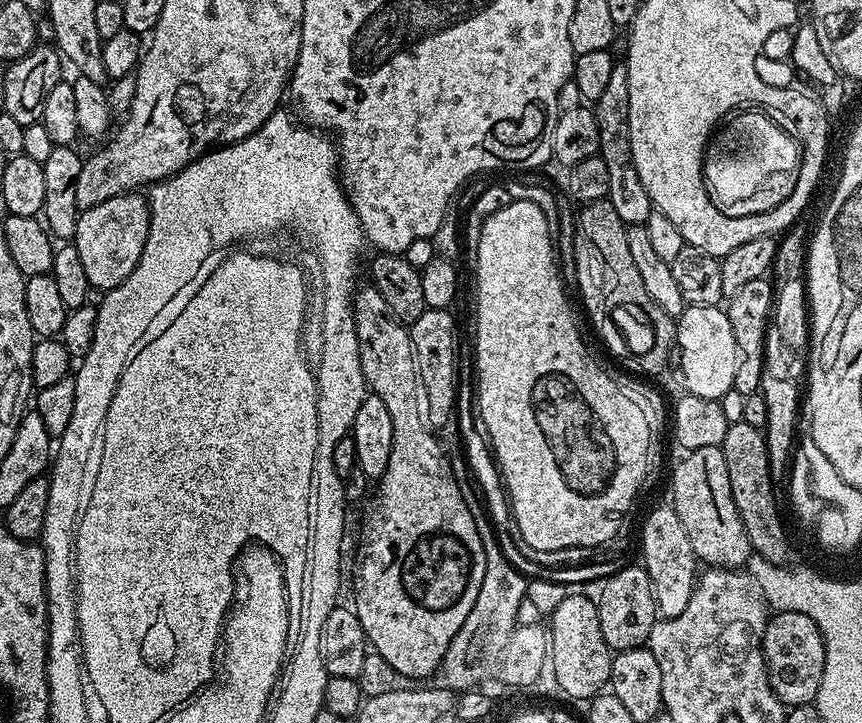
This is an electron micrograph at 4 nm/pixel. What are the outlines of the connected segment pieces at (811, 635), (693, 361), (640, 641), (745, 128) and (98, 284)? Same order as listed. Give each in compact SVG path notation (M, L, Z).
M776 612L769 619L760 649L764 652L772 696L785 706L812 704L818 694L818 686L822 686L824 663L826 662L826 646L814 618L810 618L801 612Z
M689 304L685 307L684 313L676 320L675 351L678 353L678 360L680 356L680 376L684 379L683 391L687 395L720 401L722 394L726 394L726 390L733 387L734 374L738 370L740 361L740 351L734 342L734 329L730 326L728 313L720 304L710 306Z
M639 563L622 566L599 585L596 609L600 615L602 638L613 653L647 645L648 635L658 619L657 600L647 570Z
M746 106L746 114L737 111L727 124L726 130L721 131L718 138L728 140L721 140L722 146L714 146L710 152L710 172L716 175L717 180L711 197L722 214L749 216L752 214L754 194L758 190L766 192L766 182L772 184L770 170L788 168L792 162L803 165L805 144L794 118L760 106Z
M136 190L106 198L106 202L98 202L98 206L83 209L76 223L74 243L86 269L89 285L99 290L117 288L138 266L149 230L148 201Z

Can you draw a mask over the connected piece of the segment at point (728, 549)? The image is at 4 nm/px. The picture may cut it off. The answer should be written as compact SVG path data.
M702 446L702 450L694 450L681 457L672 472L670 504L681 519L697 561L713 568L739 569L747 565L749 556L753 555L752 543L742 526L738 506L734 506L730 474L726 474L726 458L722 450L720 447Z

